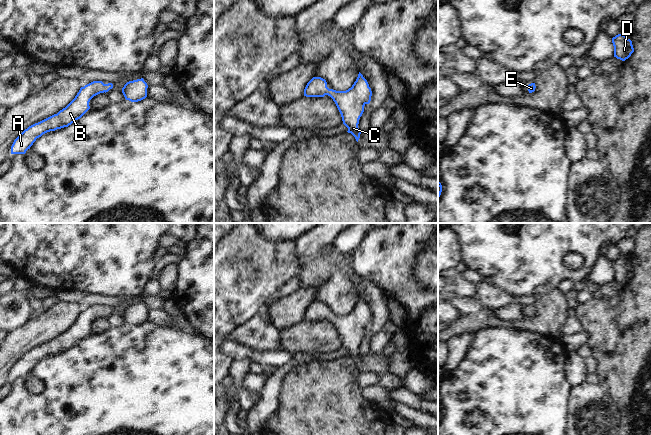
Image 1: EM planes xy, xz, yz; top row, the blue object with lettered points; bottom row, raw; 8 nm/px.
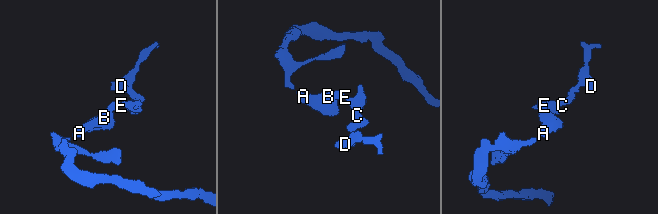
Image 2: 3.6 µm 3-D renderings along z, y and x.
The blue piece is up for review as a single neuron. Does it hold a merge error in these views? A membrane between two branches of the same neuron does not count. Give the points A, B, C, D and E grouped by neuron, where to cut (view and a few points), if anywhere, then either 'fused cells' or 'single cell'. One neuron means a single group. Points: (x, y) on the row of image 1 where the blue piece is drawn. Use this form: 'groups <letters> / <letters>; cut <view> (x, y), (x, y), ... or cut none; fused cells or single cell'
groups A B C D E; cut none; single cell

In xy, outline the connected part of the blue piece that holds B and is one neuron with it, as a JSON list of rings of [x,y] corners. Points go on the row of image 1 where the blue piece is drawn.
[[[93,81],[81,87],[75,98],[57,114],[54,114],[25,129],[13,142],[11,154],[25,154],[37,138],[43,134],[68,127],[80,119],[89,109],[90,100],[113,88],[112,83],[104,84],[102,81]]]

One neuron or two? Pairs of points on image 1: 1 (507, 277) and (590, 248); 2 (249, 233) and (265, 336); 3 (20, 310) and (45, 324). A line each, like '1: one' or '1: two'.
1: one
2: two
3: two

